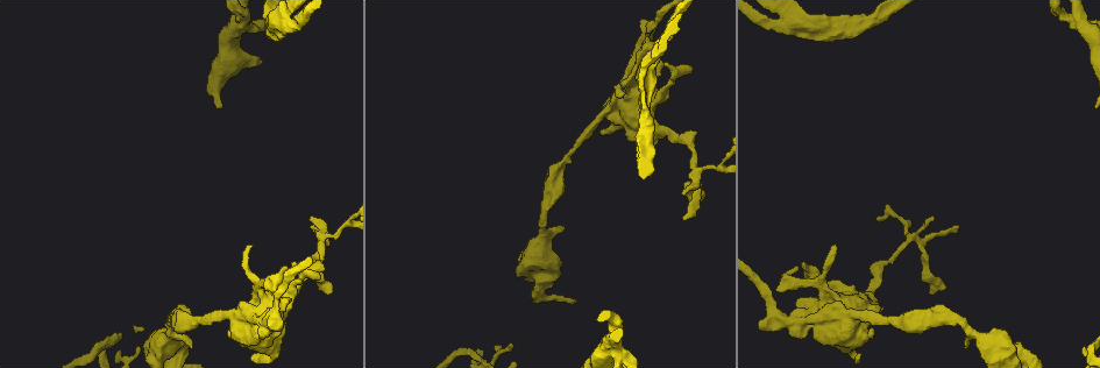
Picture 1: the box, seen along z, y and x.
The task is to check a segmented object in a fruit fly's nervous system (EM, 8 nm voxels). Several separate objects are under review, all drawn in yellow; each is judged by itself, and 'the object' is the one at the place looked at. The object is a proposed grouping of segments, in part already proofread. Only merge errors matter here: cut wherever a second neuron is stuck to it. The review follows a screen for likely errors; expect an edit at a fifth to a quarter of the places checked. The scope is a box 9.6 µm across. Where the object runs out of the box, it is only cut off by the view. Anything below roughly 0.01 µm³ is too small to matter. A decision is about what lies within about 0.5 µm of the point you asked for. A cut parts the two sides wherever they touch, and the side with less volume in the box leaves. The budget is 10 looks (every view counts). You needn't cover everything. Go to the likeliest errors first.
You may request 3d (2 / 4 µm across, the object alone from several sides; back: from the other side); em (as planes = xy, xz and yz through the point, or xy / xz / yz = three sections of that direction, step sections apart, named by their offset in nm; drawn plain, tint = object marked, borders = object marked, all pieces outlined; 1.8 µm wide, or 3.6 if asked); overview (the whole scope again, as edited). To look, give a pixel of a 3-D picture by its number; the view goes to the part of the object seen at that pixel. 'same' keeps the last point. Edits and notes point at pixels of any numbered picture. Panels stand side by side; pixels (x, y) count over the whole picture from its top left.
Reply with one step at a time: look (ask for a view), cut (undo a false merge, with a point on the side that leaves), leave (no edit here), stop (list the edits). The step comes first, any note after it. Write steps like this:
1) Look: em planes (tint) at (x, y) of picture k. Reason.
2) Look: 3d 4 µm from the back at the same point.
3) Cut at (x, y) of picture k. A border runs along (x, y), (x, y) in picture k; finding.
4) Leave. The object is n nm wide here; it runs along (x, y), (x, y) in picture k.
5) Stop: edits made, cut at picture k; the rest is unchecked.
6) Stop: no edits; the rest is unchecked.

Look: em planes (tint) at (644, 125) of picture 1. Two arms at a narrow angle.

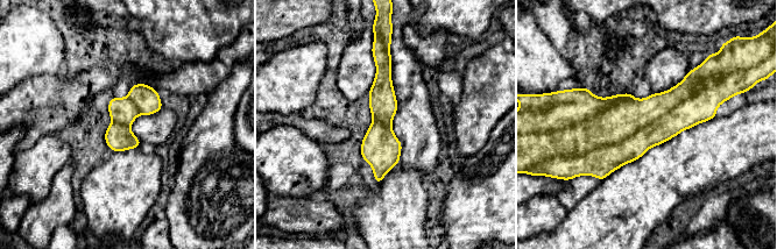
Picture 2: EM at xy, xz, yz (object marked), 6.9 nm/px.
Leave. The object is 190 nm wide here; continuous, no second neuron.

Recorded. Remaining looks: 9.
Look: 3d 2 µm at (243, 21) of picture 1.

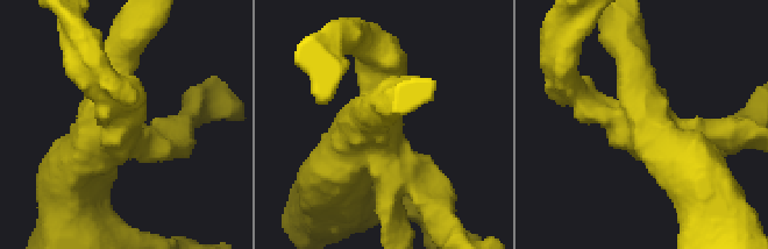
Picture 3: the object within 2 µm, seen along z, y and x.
Look: em planes (tint) at (637, 120) of picture 3.

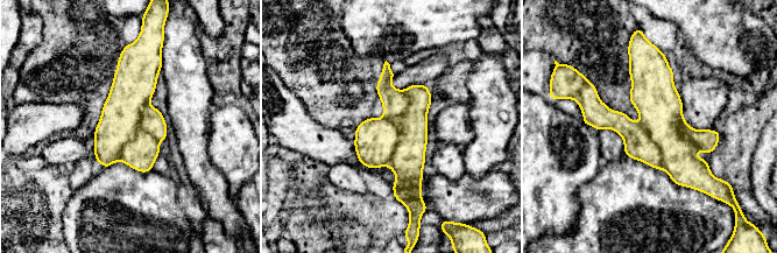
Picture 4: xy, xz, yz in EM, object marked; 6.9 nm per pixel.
Cut at (119, 121) of picture 4. The object is 400 nm wide here; a border runs along (148, 103), (120, 160) in picture 4; a second neuron is stuck on.

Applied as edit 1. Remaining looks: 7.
Look: overview. See it whole again.

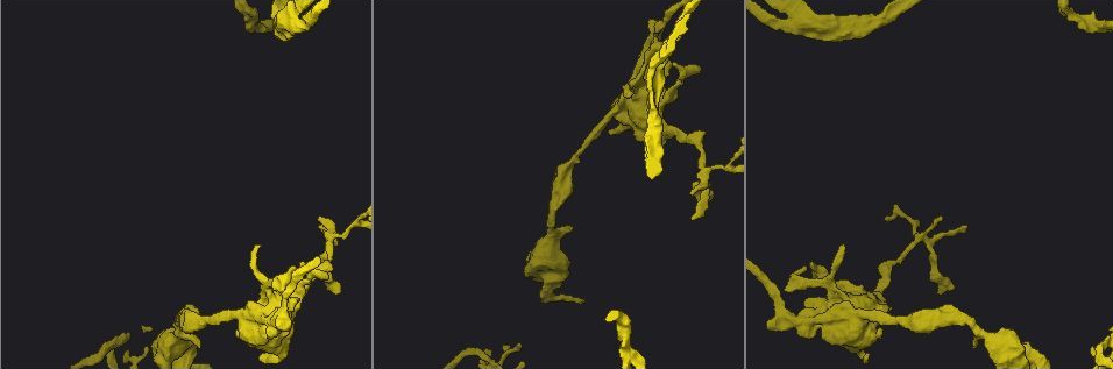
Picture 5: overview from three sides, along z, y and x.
Look: em 3.6 µm planes (tint) at (878, 300) of picture 5. Calibre changes.

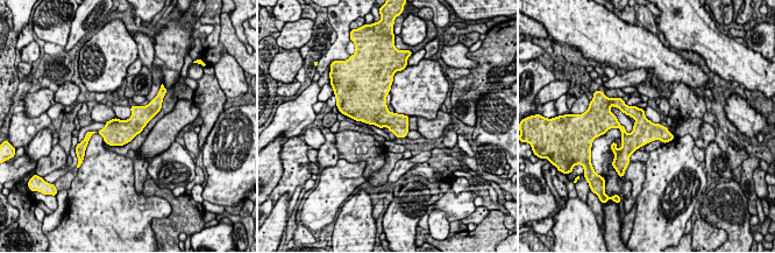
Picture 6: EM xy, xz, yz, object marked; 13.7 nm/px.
Leave. All the same neuron.

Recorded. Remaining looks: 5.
Look: 3d 2 µm at (923, 240) of picture 5. Four or more arms meet.

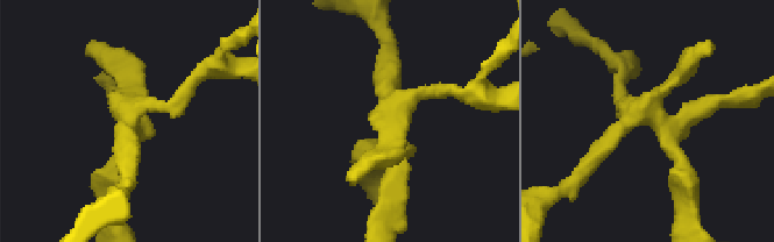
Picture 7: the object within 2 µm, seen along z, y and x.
Look: em xy step 16 (tint) at (653, 115) of picture 7. Now the EM.

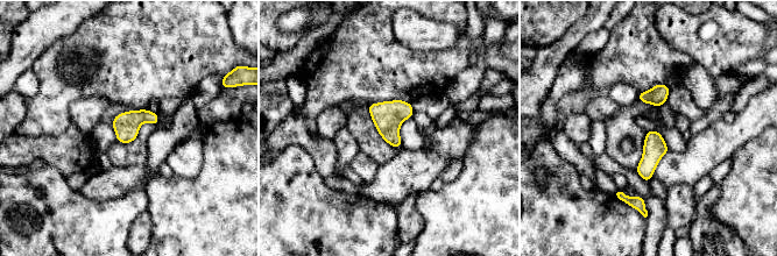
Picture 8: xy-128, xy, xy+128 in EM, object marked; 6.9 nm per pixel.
Leave. One neuron here.

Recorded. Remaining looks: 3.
Stop: edits made, cut at picture 4; the rest is unchecked.

